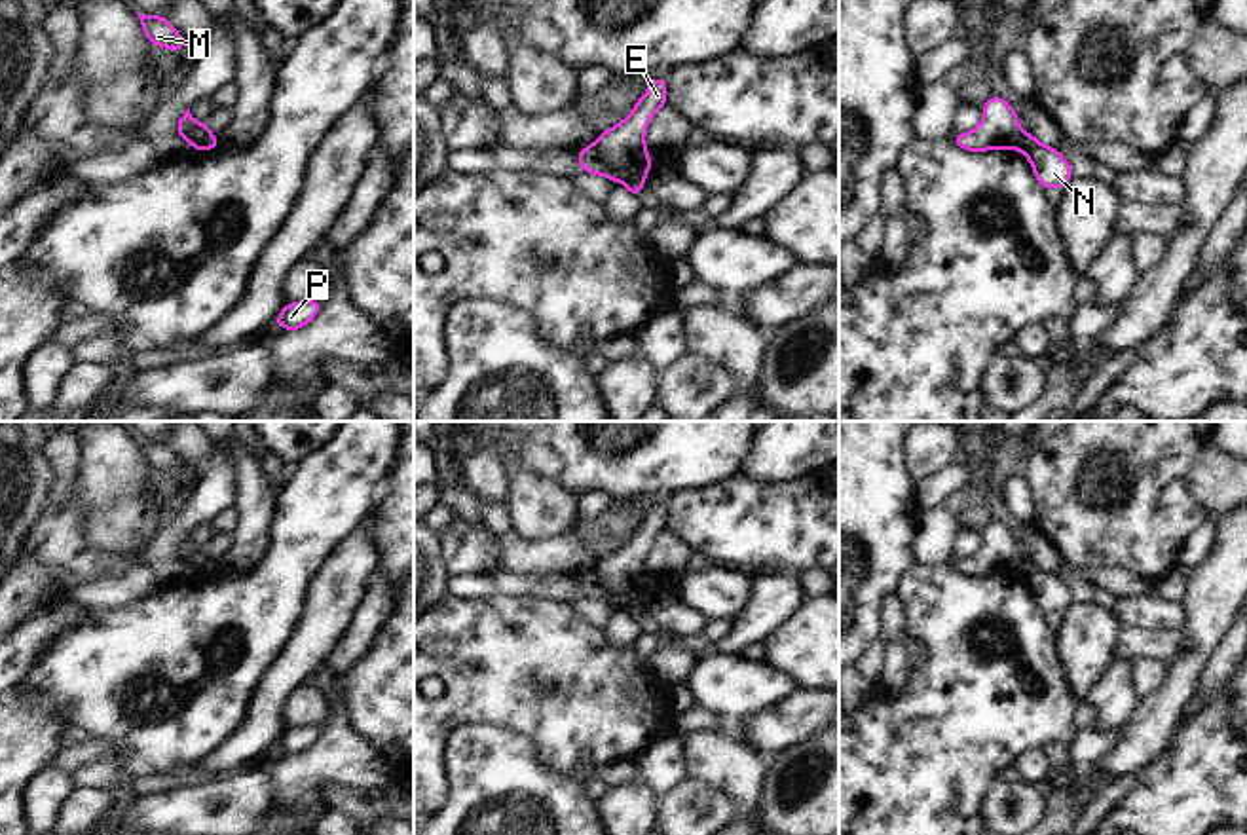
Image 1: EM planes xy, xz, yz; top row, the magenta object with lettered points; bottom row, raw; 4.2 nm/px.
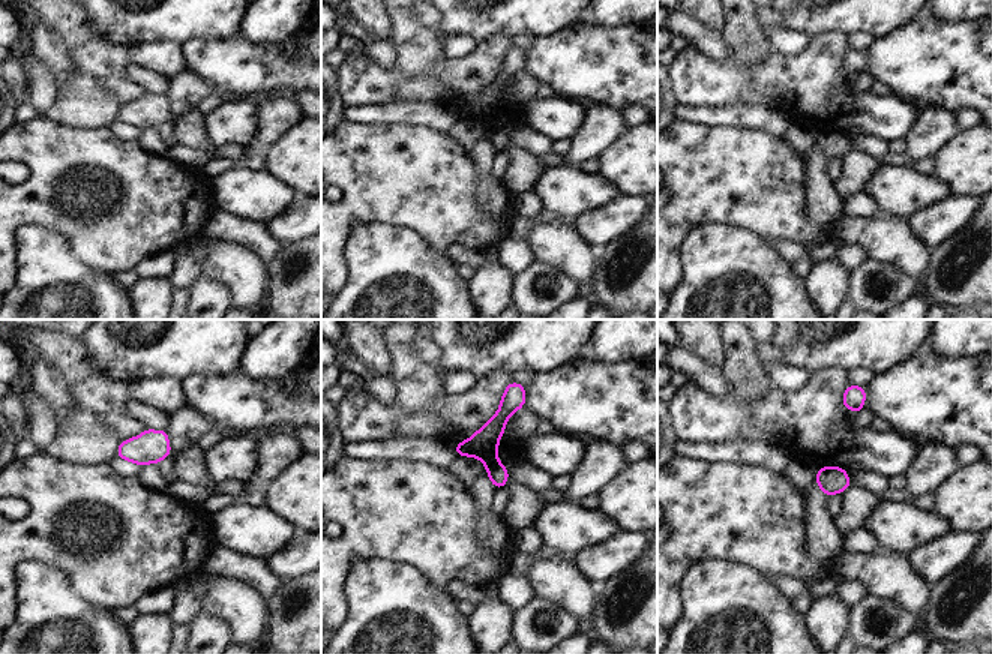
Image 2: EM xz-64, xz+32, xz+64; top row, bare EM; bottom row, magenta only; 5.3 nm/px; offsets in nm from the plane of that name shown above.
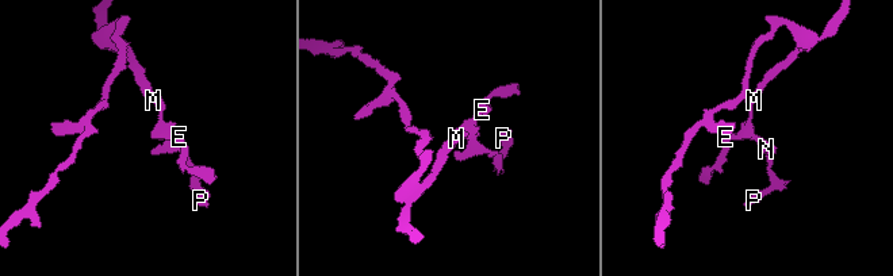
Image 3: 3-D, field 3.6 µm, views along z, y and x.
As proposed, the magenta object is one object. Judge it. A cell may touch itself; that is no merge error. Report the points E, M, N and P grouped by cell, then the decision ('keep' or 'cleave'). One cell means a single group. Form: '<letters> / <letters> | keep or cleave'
E M / N P | cleave

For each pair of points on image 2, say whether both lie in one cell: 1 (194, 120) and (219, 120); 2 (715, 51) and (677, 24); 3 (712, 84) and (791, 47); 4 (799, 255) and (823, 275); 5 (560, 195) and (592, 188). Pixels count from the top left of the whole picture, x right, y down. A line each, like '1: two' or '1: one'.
1: two
2: one
3: two
4: two
5: one

